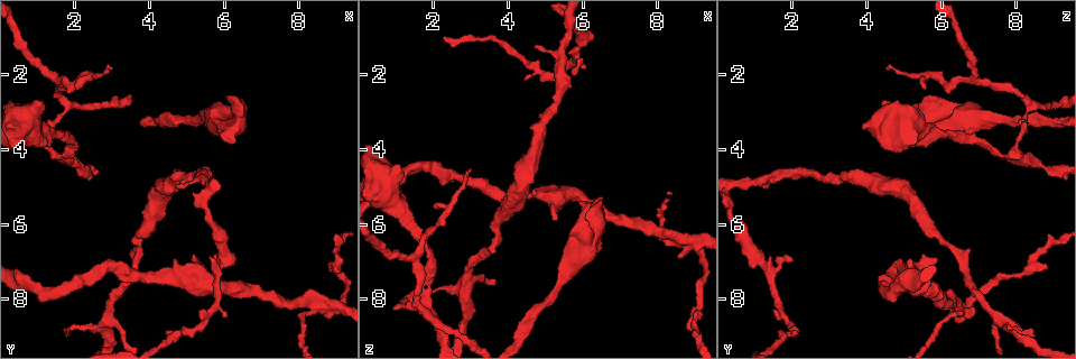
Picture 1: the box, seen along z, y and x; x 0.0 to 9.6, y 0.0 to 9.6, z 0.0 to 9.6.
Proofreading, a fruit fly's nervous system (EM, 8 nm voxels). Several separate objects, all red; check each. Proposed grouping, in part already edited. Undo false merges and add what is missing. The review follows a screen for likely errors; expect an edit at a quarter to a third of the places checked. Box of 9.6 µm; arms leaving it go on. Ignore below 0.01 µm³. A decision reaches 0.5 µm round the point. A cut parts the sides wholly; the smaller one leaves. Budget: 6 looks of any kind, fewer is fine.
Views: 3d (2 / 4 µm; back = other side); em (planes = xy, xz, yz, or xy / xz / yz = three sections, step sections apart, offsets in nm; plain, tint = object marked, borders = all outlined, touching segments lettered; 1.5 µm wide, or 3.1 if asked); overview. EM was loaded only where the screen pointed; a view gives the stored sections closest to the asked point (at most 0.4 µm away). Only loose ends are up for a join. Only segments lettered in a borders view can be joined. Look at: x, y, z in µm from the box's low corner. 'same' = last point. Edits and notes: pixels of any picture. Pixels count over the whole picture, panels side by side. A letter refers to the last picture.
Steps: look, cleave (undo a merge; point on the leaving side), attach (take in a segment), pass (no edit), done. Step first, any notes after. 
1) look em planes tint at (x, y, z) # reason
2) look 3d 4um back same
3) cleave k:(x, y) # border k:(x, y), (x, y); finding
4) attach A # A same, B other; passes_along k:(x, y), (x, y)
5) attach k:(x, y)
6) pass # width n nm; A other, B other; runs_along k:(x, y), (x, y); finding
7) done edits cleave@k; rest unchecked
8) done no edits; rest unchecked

look em planes borders at (1.30, 3.50, 5.90) # sudden change in width

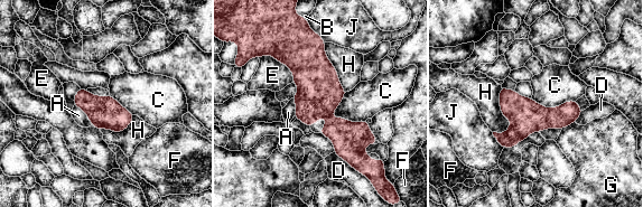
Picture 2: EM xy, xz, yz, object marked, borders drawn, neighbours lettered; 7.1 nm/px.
pass # A other, B other, C other, D other, E other, F other, G other, H other, J other; border 2:(345, 92), (332, 115), (365, 121); all the same neuron

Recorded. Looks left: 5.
look em planes borders at (2.95, 1.90, 4.55) # branch stops here

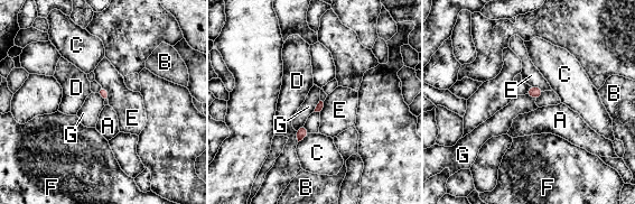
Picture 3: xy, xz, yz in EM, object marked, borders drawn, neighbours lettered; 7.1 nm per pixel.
pass # A other, B other, C other, D other, E other, F other, G other; border 3:(525, 94), (535, 100); no lettered segment goes on from it

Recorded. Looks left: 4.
look em xz step 4 tint at (6.10, 3.75, 5.40) # an open end

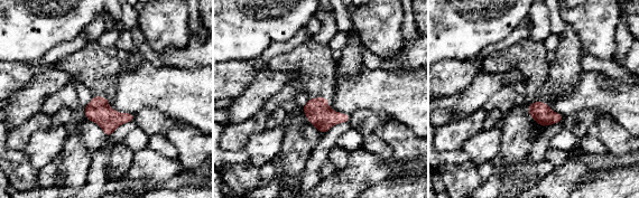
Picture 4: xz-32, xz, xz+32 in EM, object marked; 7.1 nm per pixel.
look em planes borders same # another direction

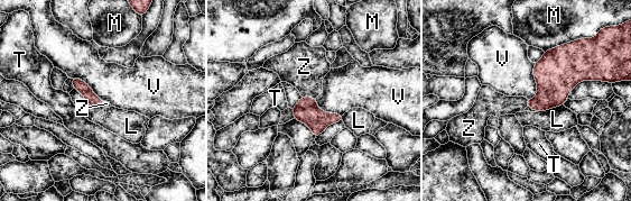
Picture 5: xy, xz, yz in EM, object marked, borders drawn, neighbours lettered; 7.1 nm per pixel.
attach Z # L other, M other, T other, V other, Z same; passes_along 5:(306, 111), (308, 97), (304, 66); the neuron continues

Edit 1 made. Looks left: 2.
done edits attach@5; rest unchecked

